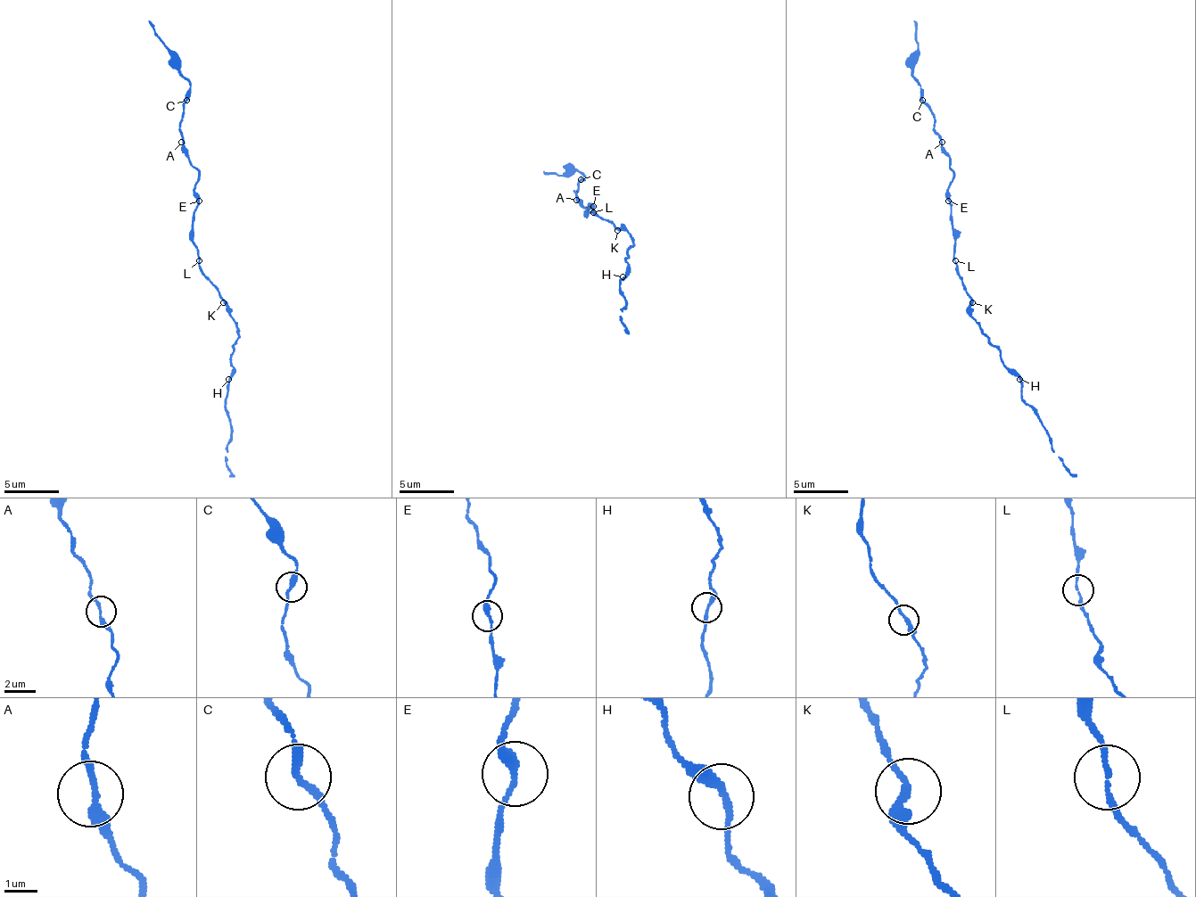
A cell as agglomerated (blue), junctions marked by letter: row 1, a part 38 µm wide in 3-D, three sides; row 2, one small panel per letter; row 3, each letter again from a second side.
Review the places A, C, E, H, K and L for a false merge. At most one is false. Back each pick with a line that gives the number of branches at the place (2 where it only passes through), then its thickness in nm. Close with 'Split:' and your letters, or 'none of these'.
Split: none of these

